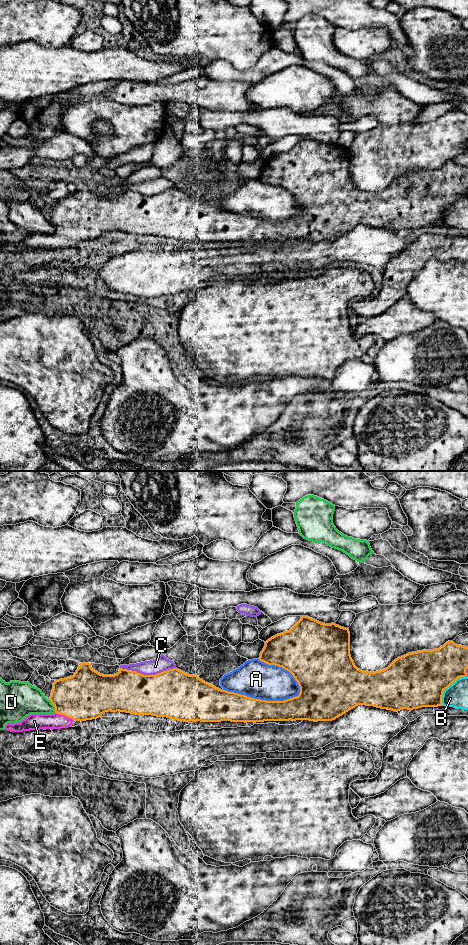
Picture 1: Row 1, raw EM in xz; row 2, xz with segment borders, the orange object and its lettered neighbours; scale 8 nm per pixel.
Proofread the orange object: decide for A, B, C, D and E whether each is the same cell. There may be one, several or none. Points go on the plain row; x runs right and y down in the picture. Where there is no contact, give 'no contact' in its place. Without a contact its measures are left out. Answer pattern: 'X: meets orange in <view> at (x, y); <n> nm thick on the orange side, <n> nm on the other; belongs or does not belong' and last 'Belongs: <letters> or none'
A: meets orange in xz at (264, 220); 240 nm thick on the orange side, 300 nm on the other; does not belong
B: meets orange in xz at (448, 206); 440 nm thick on the orange side, 190 nm on the other; does not belong
C: meets orange in xz at (148, 195); 380 nm thick on the orange side, 120 nm on the other; does not belong
D: meets orange in xz at (54, 226); 380 nm thick on the orange side, 260 nm on the other; does not belong
E: meets orange in xz at (64, 235); 400 nm thick on the orange side, 130 nm on the other; belongs
Belongs: E

